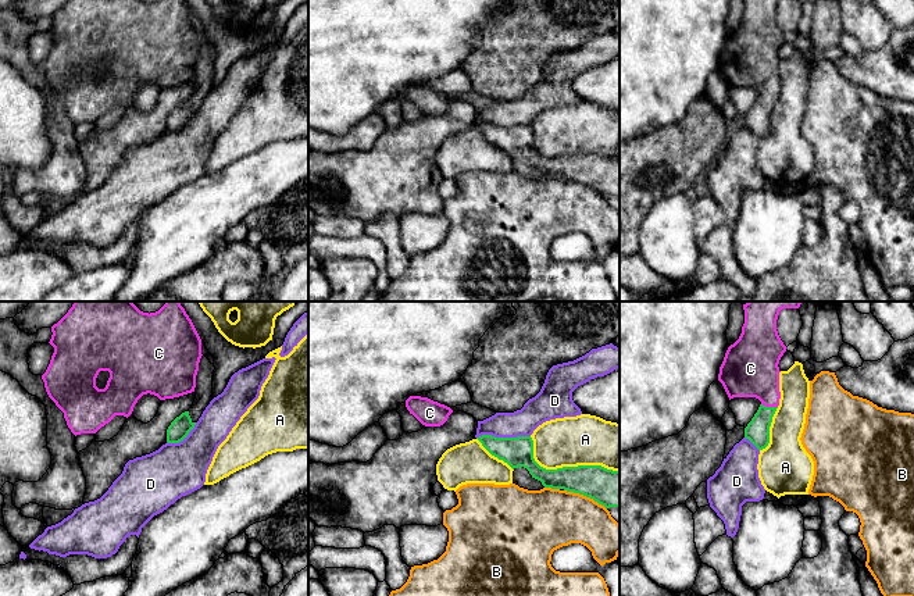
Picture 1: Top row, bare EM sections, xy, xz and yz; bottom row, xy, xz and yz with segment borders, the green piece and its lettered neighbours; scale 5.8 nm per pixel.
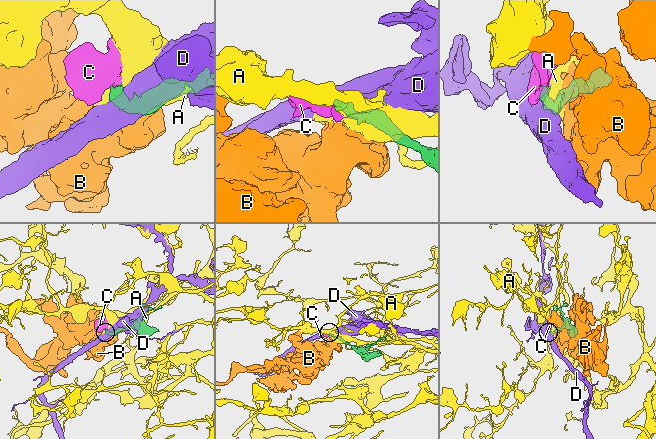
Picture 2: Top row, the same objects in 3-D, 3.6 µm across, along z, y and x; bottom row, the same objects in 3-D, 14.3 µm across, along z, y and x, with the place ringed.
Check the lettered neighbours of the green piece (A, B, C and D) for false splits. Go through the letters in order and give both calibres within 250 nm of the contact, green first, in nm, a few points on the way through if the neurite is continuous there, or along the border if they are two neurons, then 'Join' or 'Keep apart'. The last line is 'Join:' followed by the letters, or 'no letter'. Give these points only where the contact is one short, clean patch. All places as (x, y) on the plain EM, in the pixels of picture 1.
A: Thickness 200 nm (green) against 300 nm. Keep apart
B: Thickness 220 nm (green) against 360 nm. Keep apart
C: Thickness 140 nm (green) against 320 nm. Path across: yz (757, 120), (764, 102), (770, 96), (767, 78), (749, 59). Join
D: Thickness 180 nm (green) against 160 nm. Boundary: xz (529, 124), (479, 124), (477, 127). Keep apart
Join: C

